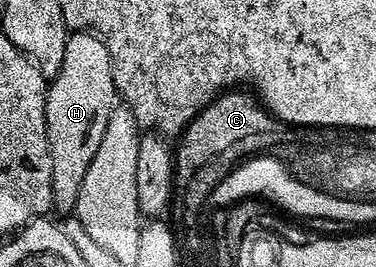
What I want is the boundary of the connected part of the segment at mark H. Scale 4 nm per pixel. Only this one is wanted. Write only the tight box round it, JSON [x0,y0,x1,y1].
[45,32,118,216]

